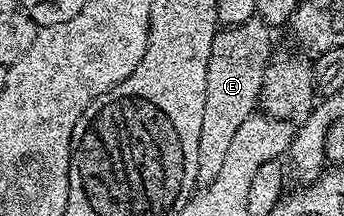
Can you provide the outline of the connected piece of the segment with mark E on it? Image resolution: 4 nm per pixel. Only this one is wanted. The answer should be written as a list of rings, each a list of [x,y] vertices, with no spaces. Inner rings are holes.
[[[252,19],[245,23],[228,25],[215,34],[209,51],[209,67],[205,79],[205,107],[201,115],[201,135],[197,139],[197,182],[207,186],[217,179],[218,172],[237,136],[237,127],[256,112],[267,66],[273,60],[271,53],[272,26]]]

